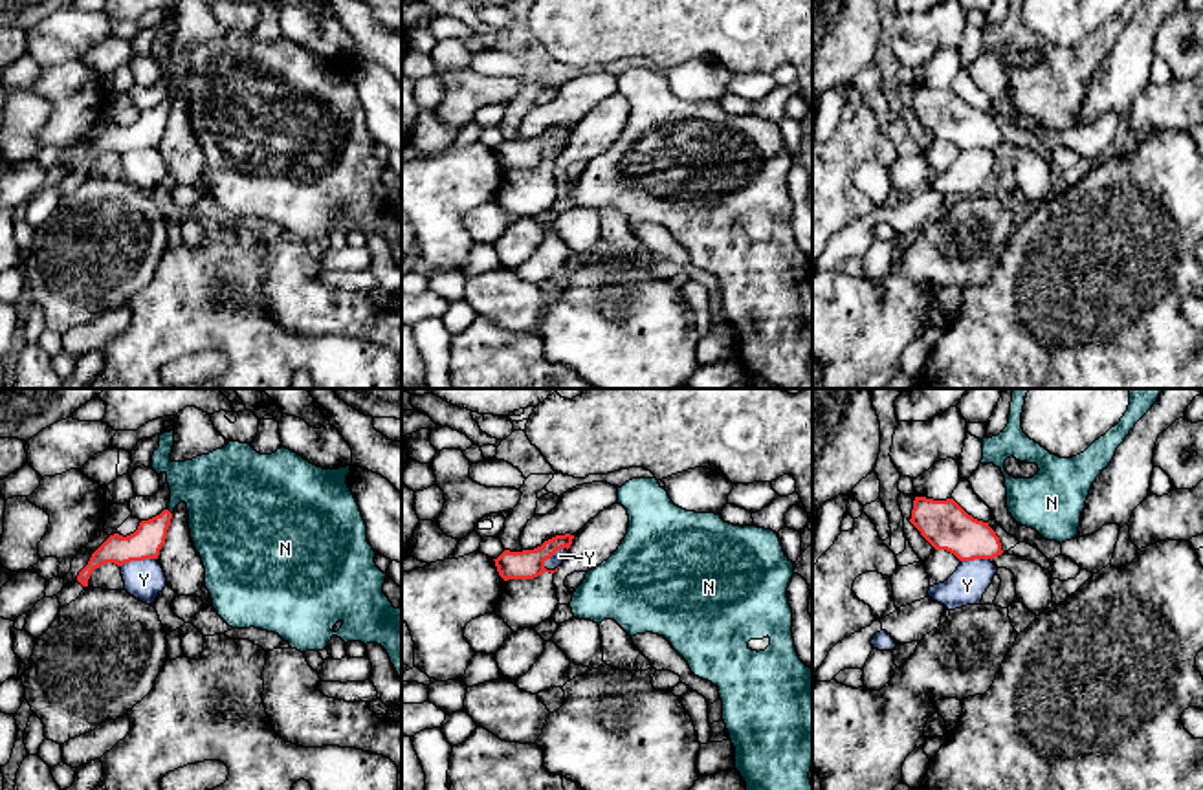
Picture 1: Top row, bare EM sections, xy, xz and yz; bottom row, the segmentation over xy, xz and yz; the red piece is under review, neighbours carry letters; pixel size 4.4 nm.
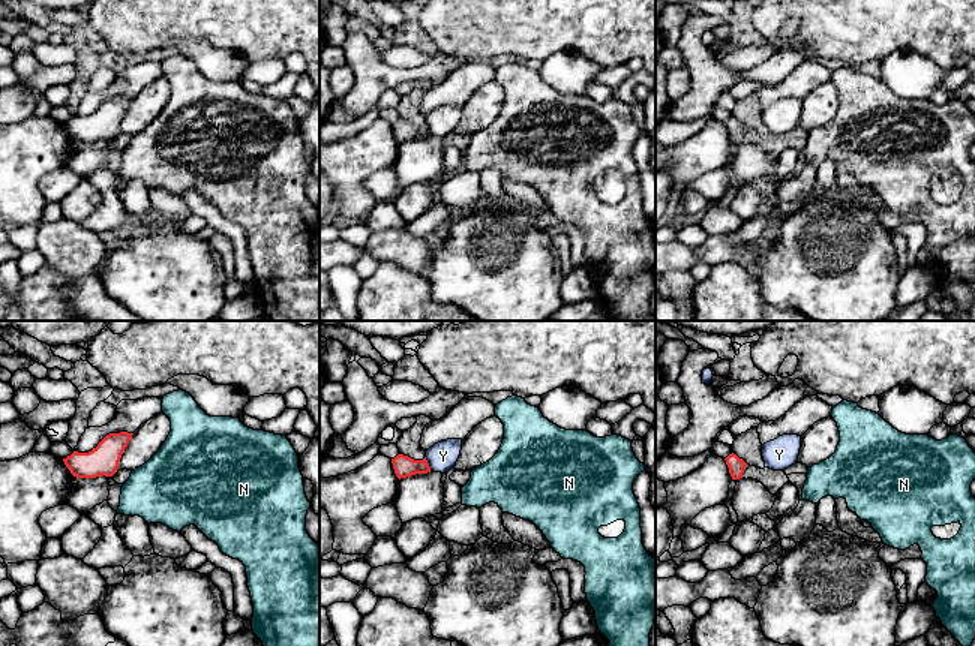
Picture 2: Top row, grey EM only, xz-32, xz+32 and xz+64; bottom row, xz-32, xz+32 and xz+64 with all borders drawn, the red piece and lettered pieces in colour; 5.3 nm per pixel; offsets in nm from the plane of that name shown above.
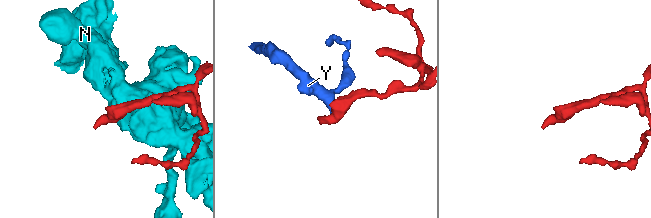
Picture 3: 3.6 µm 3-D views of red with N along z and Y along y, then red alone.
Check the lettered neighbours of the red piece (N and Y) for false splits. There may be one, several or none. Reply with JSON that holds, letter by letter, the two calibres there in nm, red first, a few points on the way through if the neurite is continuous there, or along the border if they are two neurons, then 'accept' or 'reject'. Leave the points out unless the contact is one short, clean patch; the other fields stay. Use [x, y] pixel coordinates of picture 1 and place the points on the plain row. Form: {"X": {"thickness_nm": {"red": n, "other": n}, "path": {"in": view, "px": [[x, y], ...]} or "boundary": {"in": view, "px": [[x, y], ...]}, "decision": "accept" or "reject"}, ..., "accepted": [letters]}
{"N": {"thickness_nm": {"red": 140, "other": 340}, "boundary": {"in": "xy", "px": [[167, 98], [171, 103]]}, "decision": "reject"}, "Y": {"thickness_nm": {"red": 130, "other": 60}, "boundary": {"in": "xz", "px": [[567, 138], [558, 138], [543, 156]]}, "decision": "reject"}, "accepted": []}

